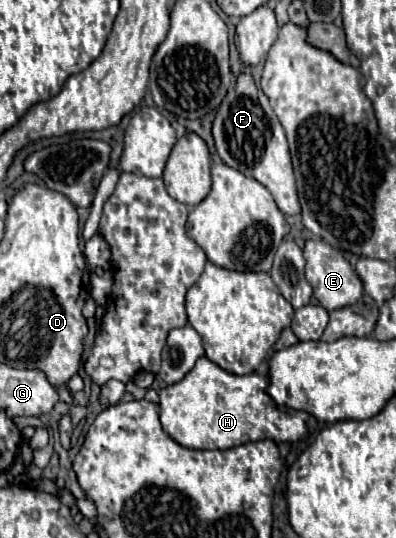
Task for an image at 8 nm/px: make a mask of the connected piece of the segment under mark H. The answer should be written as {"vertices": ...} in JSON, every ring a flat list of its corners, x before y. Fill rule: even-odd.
{"vertices":[[199,358,195,368,177,384,171,384,159,392,159,406,161,406,161,424,163,430,181,446,195,448,195,450,225,450,239,444,255,442,255,440,273,440,273,442,297,442,309,432,315,430,317,420,301,410,281,408,273,402,267,394,269,376,265,374,249,374,249,376,235,376,221,370,209,358]]}

